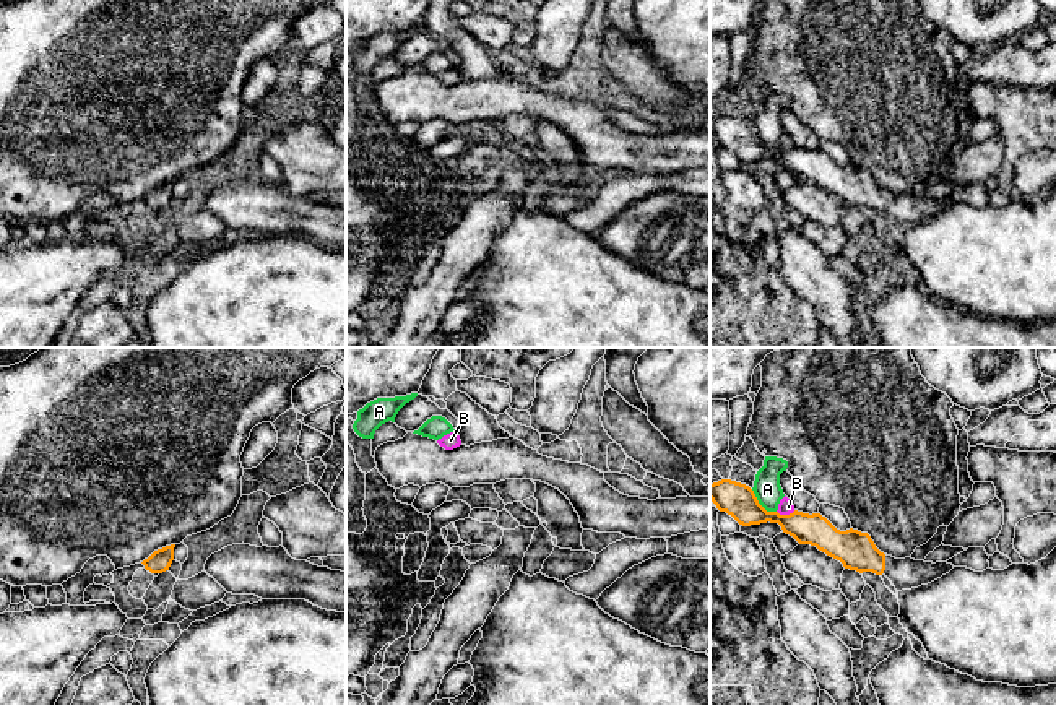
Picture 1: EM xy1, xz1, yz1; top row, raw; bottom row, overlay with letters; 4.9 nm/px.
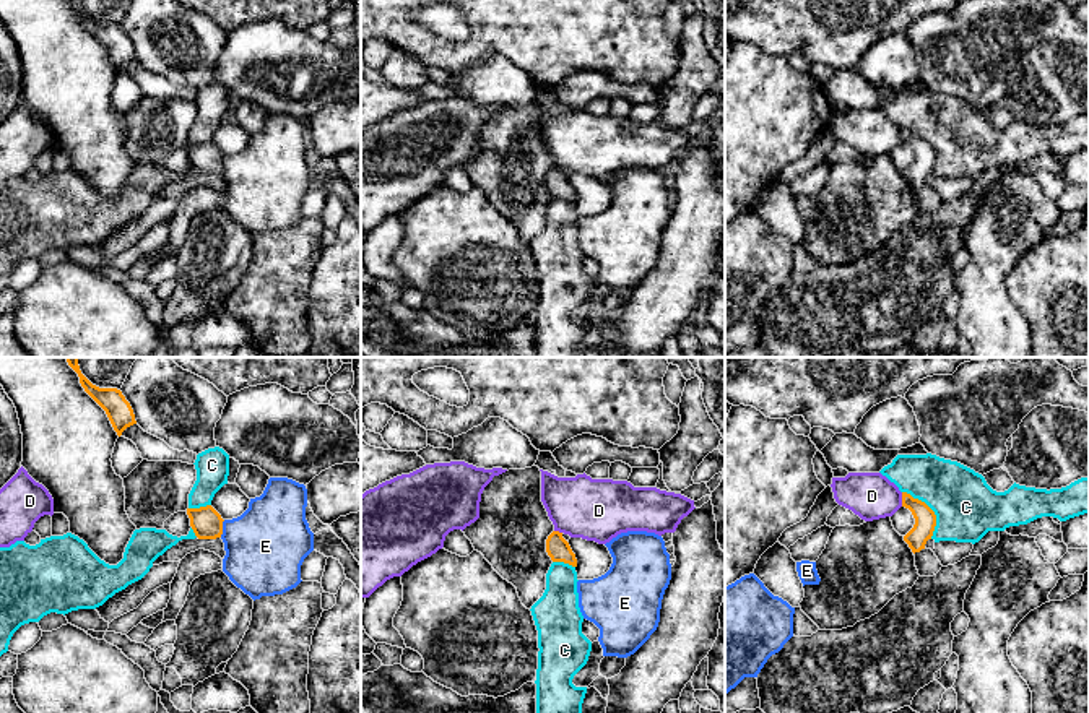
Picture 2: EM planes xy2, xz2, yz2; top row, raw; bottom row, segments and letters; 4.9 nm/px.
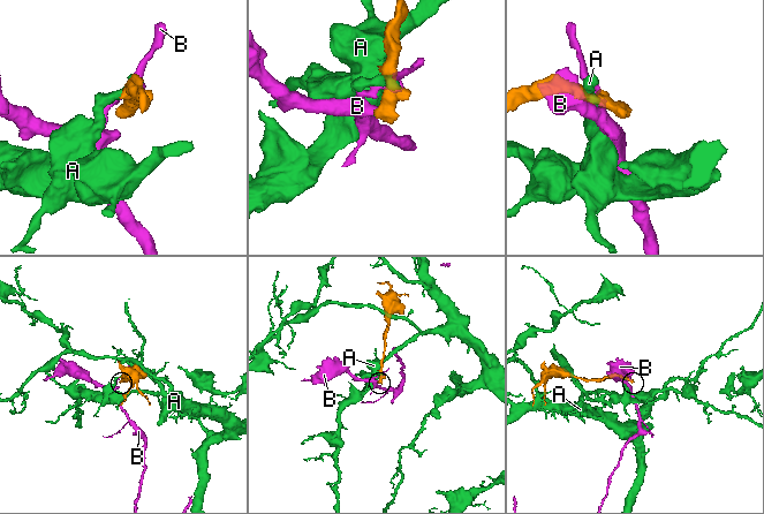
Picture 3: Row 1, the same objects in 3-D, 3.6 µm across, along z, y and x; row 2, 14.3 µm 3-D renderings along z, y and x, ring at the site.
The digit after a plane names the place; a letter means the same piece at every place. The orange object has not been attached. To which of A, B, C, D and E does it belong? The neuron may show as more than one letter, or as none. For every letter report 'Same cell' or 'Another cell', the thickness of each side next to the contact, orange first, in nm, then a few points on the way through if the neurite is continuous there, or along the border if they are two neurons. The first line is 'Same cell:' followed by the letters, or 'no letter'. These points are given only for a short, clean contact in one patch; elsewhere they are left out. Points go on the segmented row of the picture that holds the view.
Same cell: no letter
A: Another cell. Thickness 170 nm (orange) against 140 nm. Boundary: yz1 (751, 489), (767, 510), (775, 512)
B: Another cell. Thickness 160 nm (orange) against 80 nm. Boundary: yz1 (795, 510), (788, 514), (777, 512)
C: Another cell. Thickness 110 nm (orange) against 320 nm. Boundary: yz2 (902, 491), (920, 499), (933, 512), (935, 530), (932, 538)
D: Another cell. Thickness 110 nm (orange) against 240 nm
E: Another cell. Thickness 160 nm (orange) against 400 nm. Boundary: xy2 (225, 520), (220, 536)

